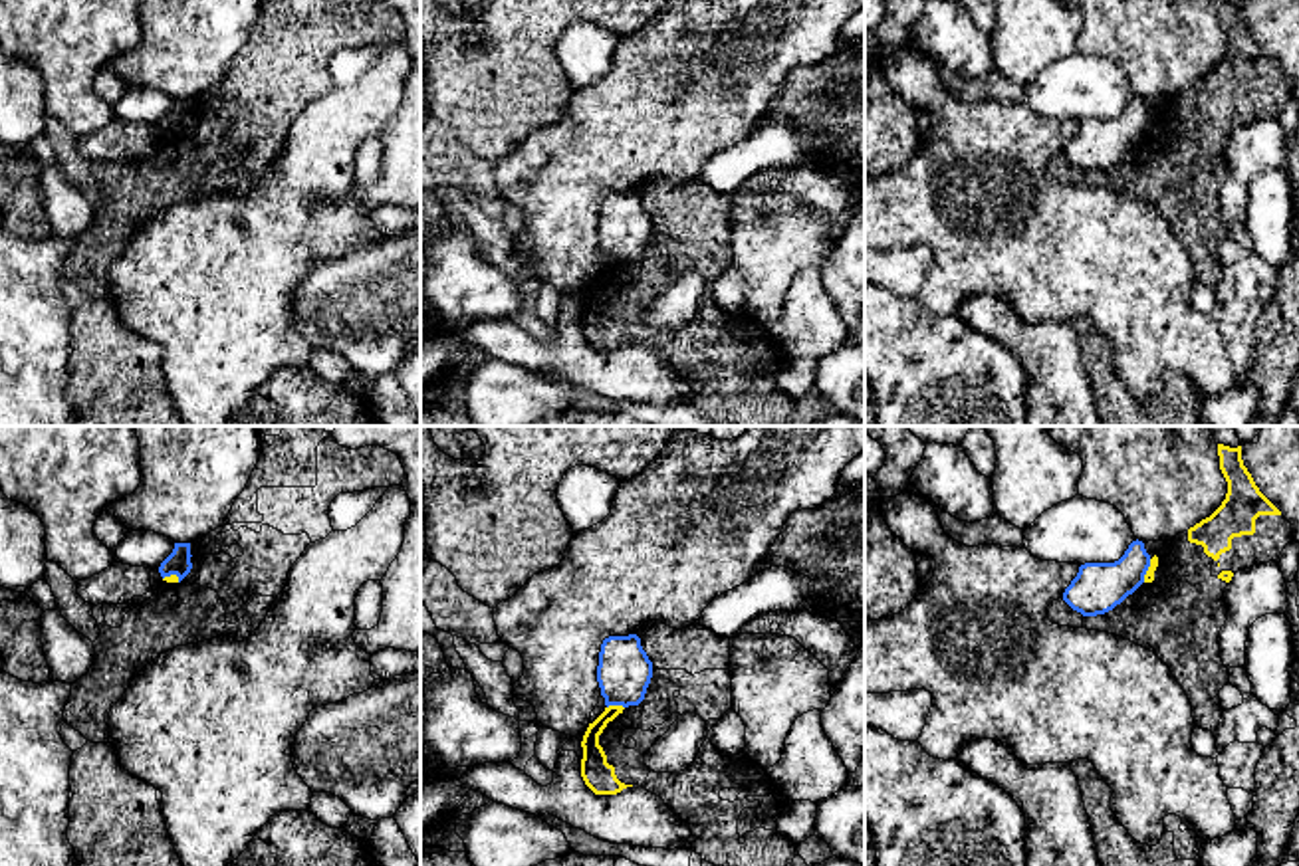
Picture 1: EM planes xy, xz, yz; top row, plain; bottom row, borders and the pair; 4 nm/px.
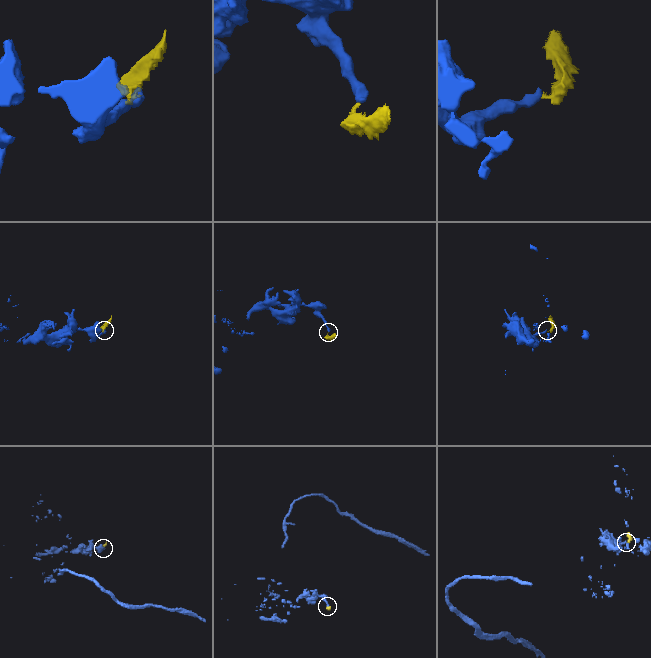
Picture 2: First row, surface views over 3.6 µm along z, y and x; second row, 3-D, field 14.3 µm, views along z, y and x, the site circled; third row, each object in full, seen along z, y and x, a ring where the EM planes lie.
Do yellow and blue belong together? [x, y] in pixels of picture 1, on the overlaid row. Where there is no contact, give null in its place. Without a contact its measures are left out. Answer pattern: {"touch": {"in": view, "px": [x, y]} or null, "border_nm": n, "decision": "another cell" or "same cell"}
{"touch": {"in": "xz", "px": [615, 706]}, "border_nm": 70, "decision": "another cell"}

